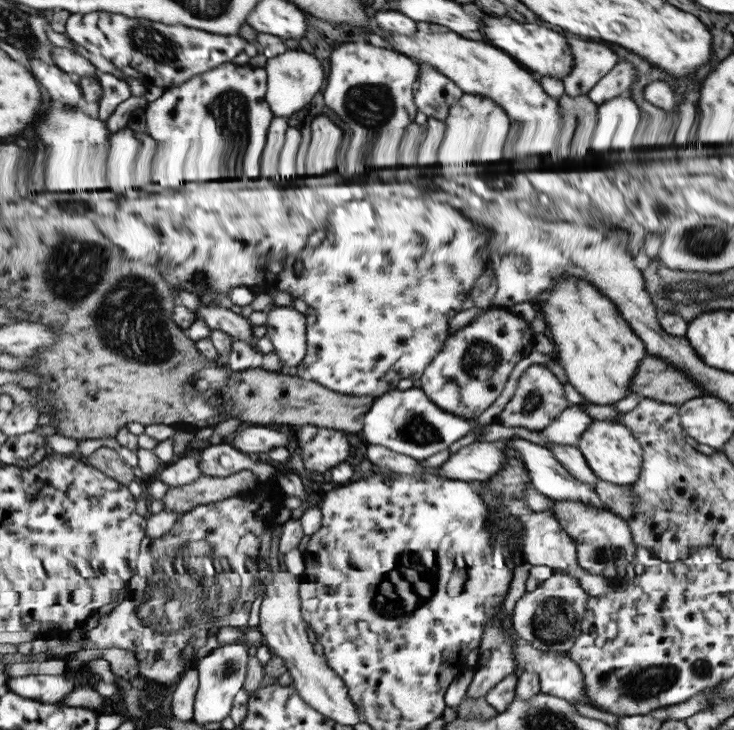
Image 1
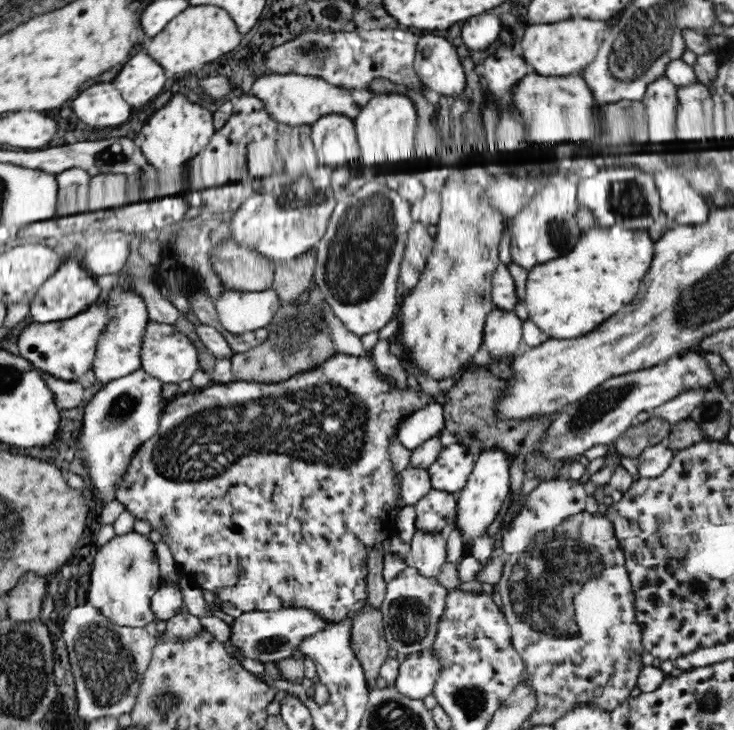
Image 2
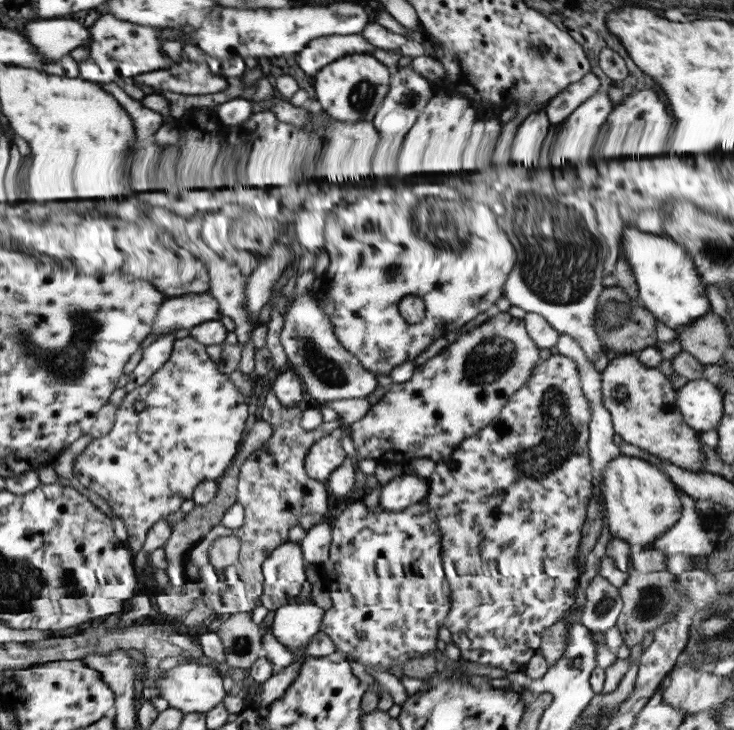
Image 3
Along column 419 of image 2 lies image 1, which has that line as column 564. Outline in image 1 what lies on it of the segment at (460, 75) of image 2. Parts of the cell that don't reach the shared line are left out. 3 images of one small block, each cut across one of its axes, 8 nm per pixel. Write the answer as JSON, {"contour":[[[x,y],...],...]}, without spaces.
{"contour":[[[483,16],[479,21],[479,32],[491,46],[498,48],[527,68],[533,76],[549,75],[563,80],[571,69],[571,52],[565,44],[564,33],[537,24],[519,24],[505,16]]]}

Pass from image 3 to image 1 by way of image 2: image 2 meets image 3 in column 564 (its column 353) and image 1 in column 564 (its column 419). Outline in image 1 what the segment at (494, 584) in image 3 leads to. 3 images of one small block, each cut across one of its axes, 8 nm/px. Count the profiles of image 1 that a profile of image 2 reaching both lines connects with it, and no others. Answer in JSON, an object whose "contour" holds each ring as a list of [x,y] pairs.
{"contour":[[[531,364],[522,370],[514,393],[498,414],[496,422],[507,429],[521,428],[539,432],[565,408],[567,408],[567,400],[563,395],[563,387],[559,380],[545,365]]]}

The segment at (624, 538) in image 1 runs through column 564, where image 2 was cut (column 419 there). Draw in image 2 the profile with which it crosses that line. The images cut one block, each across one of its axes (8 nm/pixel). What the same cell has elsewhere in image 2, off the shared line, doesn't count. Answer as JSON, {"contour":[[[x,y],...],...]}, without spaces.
{"contour":[[[430,490],[415,505],[415,528],[428,534],[440,533],[457,517],[458,494]]]}

